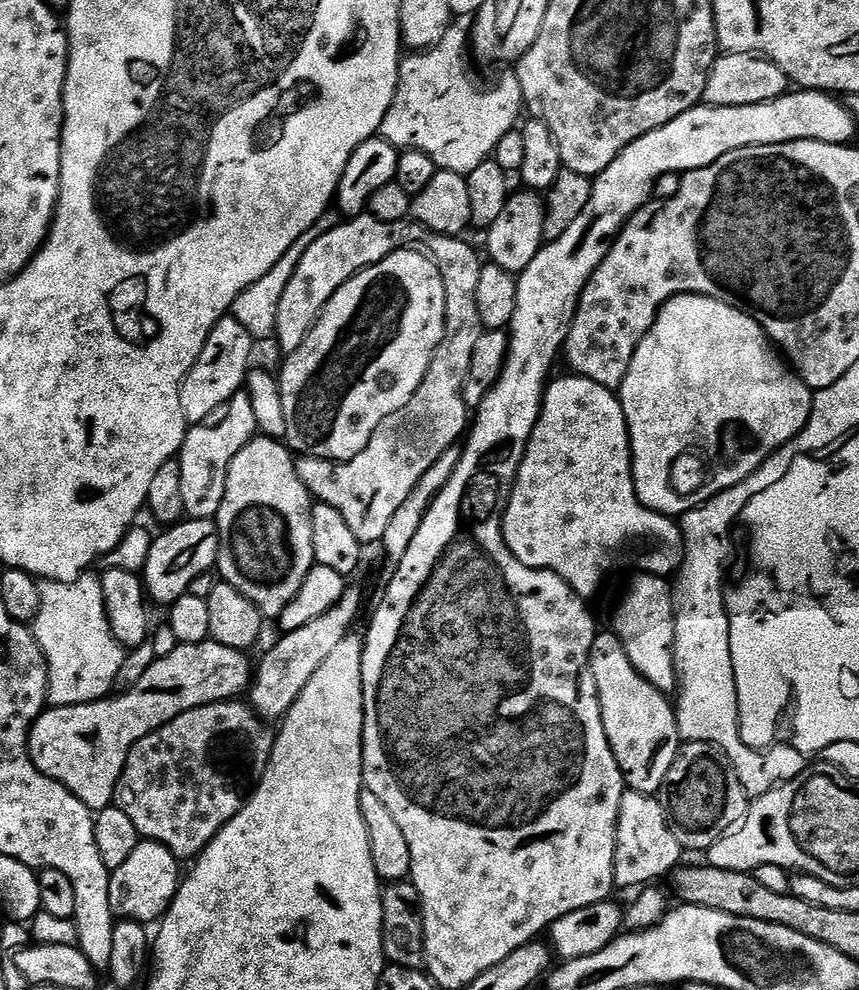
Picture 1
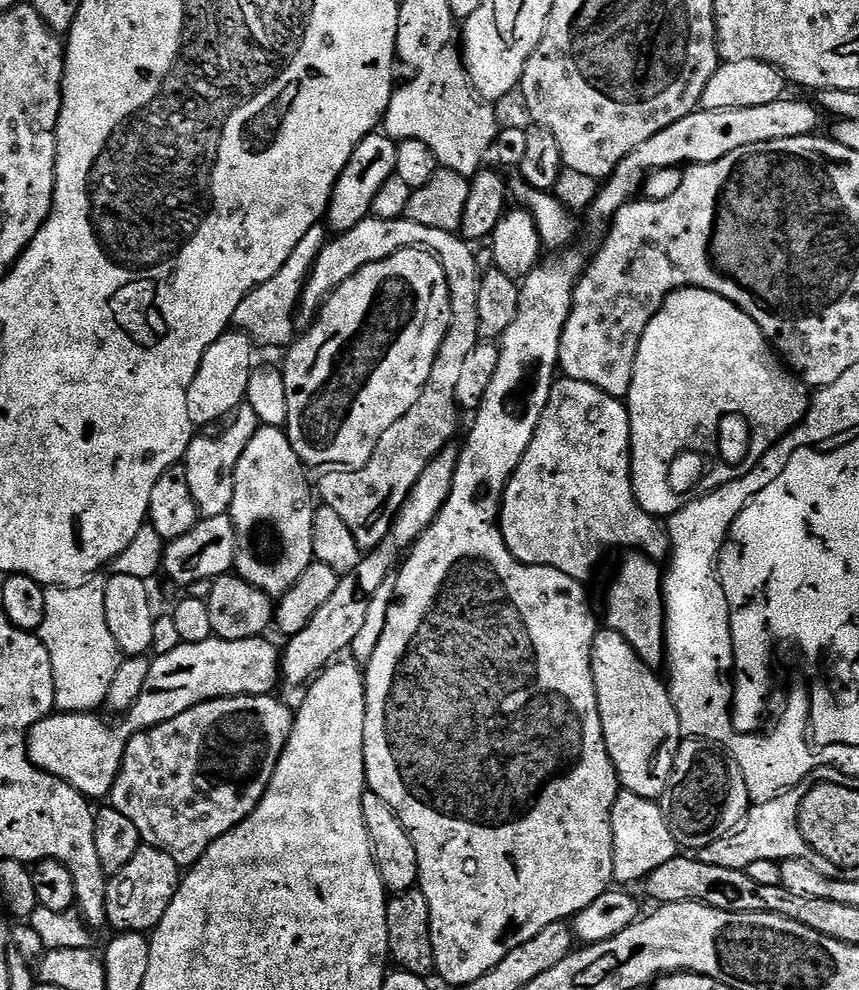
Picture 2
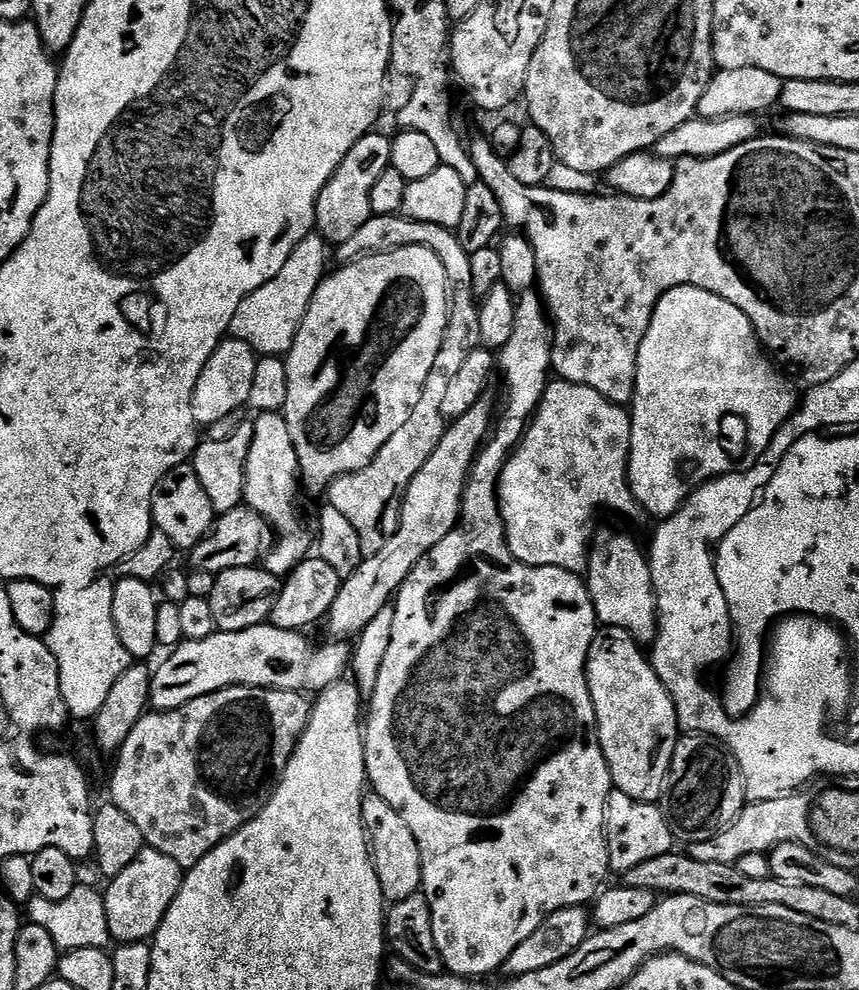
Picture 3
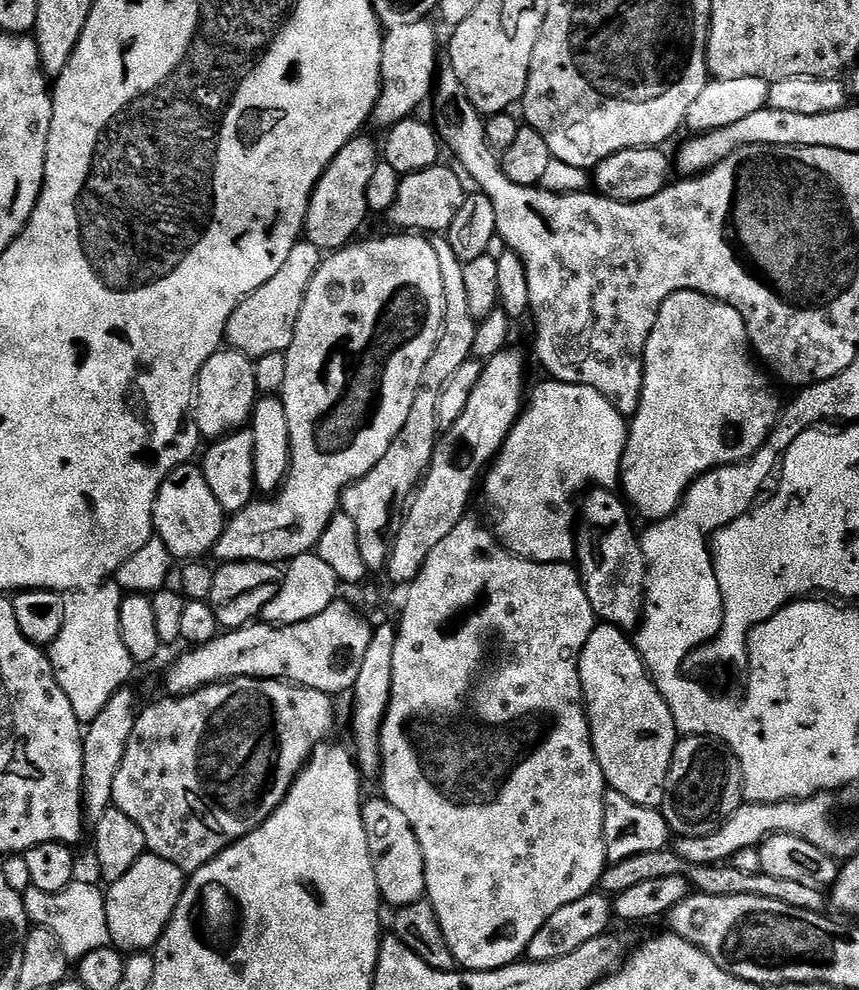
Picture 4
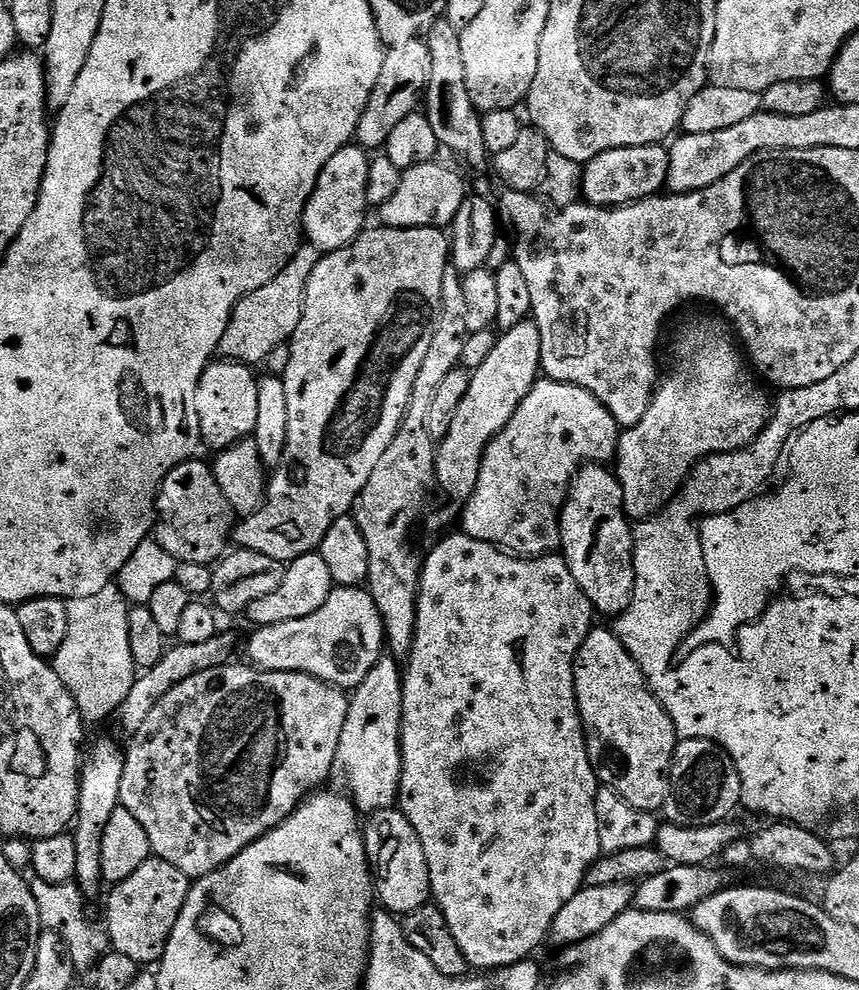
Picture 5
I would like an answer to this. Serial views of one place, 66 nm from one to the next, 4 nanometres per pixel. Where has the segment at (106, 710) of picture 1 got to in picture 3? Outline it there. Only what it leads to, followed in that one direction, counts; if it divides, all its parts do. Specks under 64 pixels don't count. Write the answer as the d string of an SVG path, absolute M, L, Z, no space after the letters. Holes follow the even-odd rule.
M270 622L250 626L250 630L237 632L217 631L210 638L201 640L184 640L177 648L171 649L160 665L155 665L150 682L149 705L155 711L169 712L175 708L186 706L186 702L194 702L194 698L202 698L206 694L214 694L218 690L226 690L234 686L247 688L281 688L287 692L301 694L319 694L331 684L345 679L350 668L353 649L344 642L328 642L312 648L303 631L291 632L282 630Z

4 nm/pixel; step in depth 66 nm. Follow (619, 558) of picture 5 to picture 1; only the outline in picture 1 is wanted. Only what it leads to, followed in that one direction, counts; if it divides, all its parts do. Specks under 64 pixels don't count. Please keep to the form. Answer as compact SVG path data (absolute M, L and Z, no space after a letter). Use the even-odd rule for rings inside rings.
M640 574L635 577L637 580L628 588L628 593L624 596L624 601L620 604L620 609L616 612L610 624L611 631L616 633L616 637L622 642L626 650L626 658L634 662L634 670L650 682L659 692L672 694L677 691L678 677L676 675L676 656L672 652L674 646L674 622L676 621L676 602L674 599L674 588L665 577L650 576Z

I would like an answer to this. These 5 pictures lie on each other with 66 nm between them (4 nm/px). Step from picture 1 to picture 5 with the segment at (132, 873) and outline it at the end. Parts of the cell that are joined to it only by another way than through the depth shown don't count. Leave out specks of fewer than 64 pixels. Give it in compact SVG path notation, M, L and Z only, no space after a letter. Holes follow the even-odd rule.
M155 858L142 862L126 882L111 885L103 920L111 951L134 958L137 966L152 966L163 960L166 942L174 922L178 922L178 914L182 914L189 887L190 878L178 866Z

